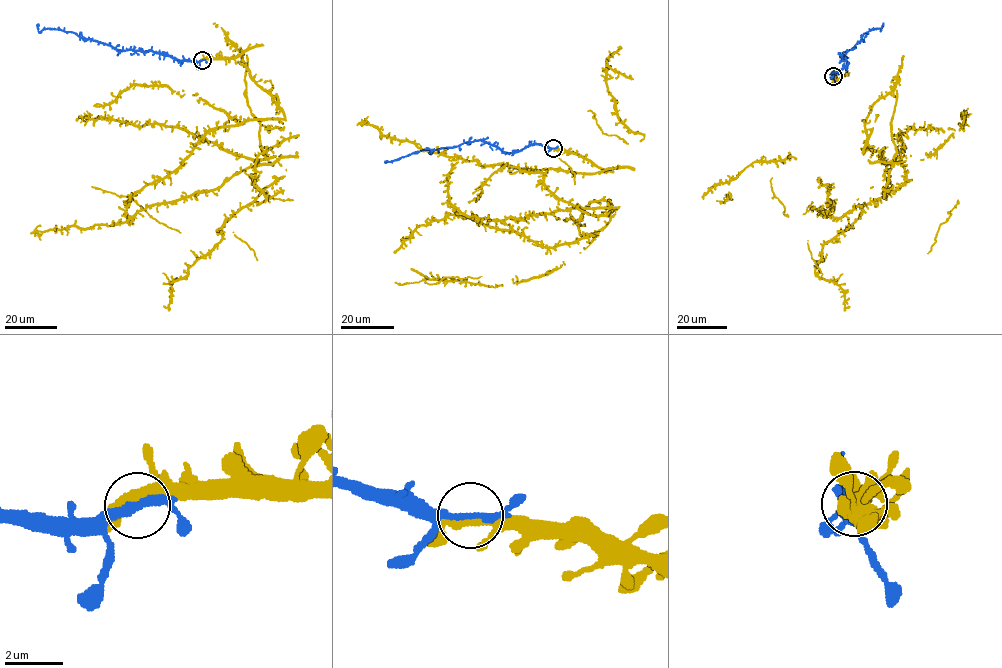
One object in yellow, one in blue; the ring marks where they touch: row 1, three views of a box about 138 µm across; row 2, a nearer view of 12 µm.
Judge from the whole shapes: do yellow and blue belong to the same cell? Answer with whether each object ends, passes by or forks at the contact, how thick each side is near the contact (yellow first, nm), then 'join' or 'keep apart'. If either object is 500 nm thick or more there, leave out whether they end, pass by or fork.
yellow passes by | blue passes by | 380/260 nm | join

